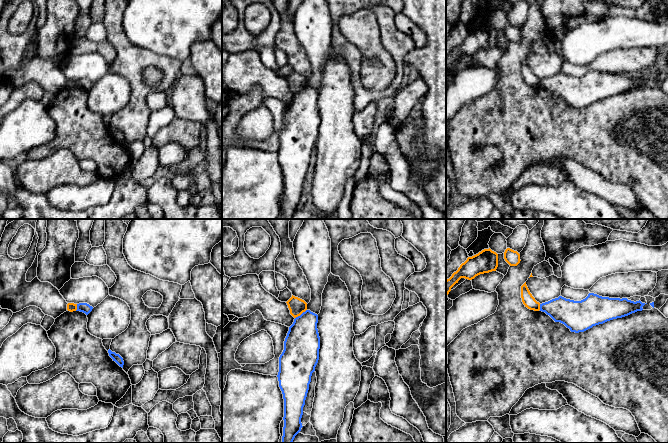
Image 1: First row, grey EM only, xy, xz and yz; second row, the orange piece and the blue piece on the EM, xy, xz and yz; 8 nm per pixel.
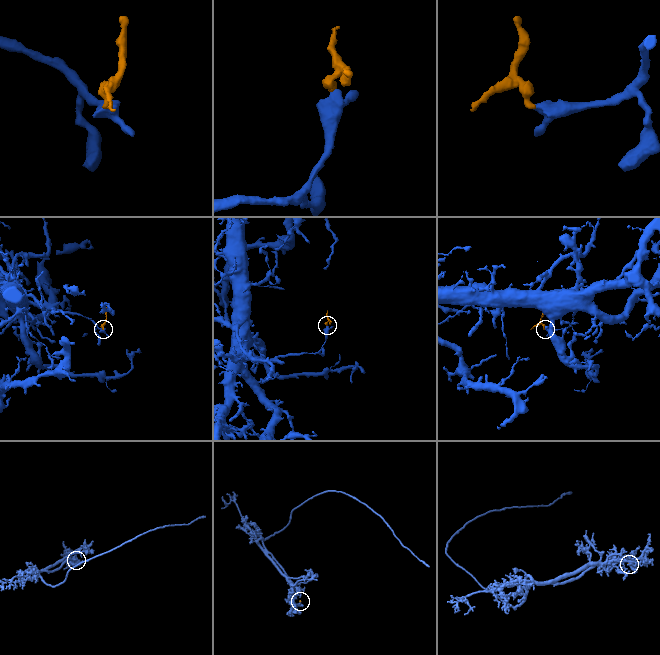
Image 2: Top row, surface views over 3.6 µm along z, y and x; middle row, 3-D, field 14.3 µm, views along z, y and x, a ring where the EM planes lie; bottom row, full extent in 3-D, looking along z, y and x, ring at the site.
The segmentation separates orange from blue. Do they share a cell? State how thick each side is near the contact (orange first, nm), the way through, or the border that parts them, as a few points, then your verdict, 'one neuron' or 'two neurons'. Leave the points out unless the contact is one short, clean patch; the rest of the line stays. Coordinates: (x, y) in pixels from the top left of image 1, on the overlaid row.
calibres 140 and 280 nm; border xz (306, 309), (295, 318); two neurons

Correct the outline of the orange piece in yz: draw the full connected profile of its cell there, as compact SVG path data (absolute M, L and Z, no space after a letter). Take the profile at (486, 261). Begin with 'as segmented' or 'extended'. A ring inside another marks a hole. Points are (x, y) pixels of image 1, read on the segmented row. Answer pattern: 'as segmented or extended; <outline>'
as segmented; M490 248L484 249L472 257L468 257L458 270L446 280L446 296L461 278L472 280L480 274L496 271L497 267L498 254Z

